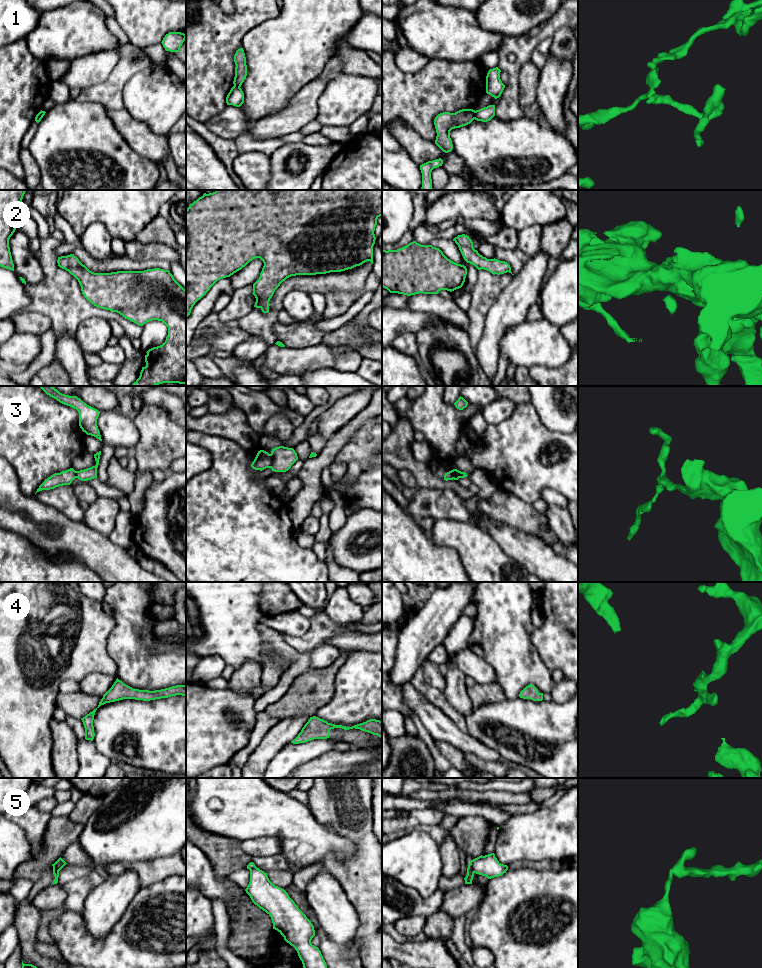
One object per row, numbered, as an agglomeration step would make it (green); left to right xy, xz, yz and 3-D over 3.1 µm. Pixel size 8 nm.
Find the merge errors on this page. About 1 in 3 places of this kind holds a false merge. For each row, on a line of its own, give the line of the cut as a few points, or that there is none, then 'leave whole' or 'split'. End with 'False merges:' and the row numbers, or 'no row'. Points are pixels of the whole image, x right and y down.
1: cut in yz along (475, 111), (473, 118); split
2: no cut; leave whole
3: cut in xz along (269, 454), (272, 458), (270, 467); split
4: no cut; leave whole
5: cut in yz along (470, 863), (475, 872); split
False merges: 1, 3, 5

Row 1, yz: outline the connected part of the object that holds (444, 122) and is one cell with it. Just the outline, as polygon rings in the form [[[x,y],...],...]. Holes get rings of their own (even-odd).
[[[462,109],[455,113],[443,112],[438,114],[434,119],[436,129],[435,144],[445,153],[453,149],[450,131],[470,124],[474,120],[475,110]]]

